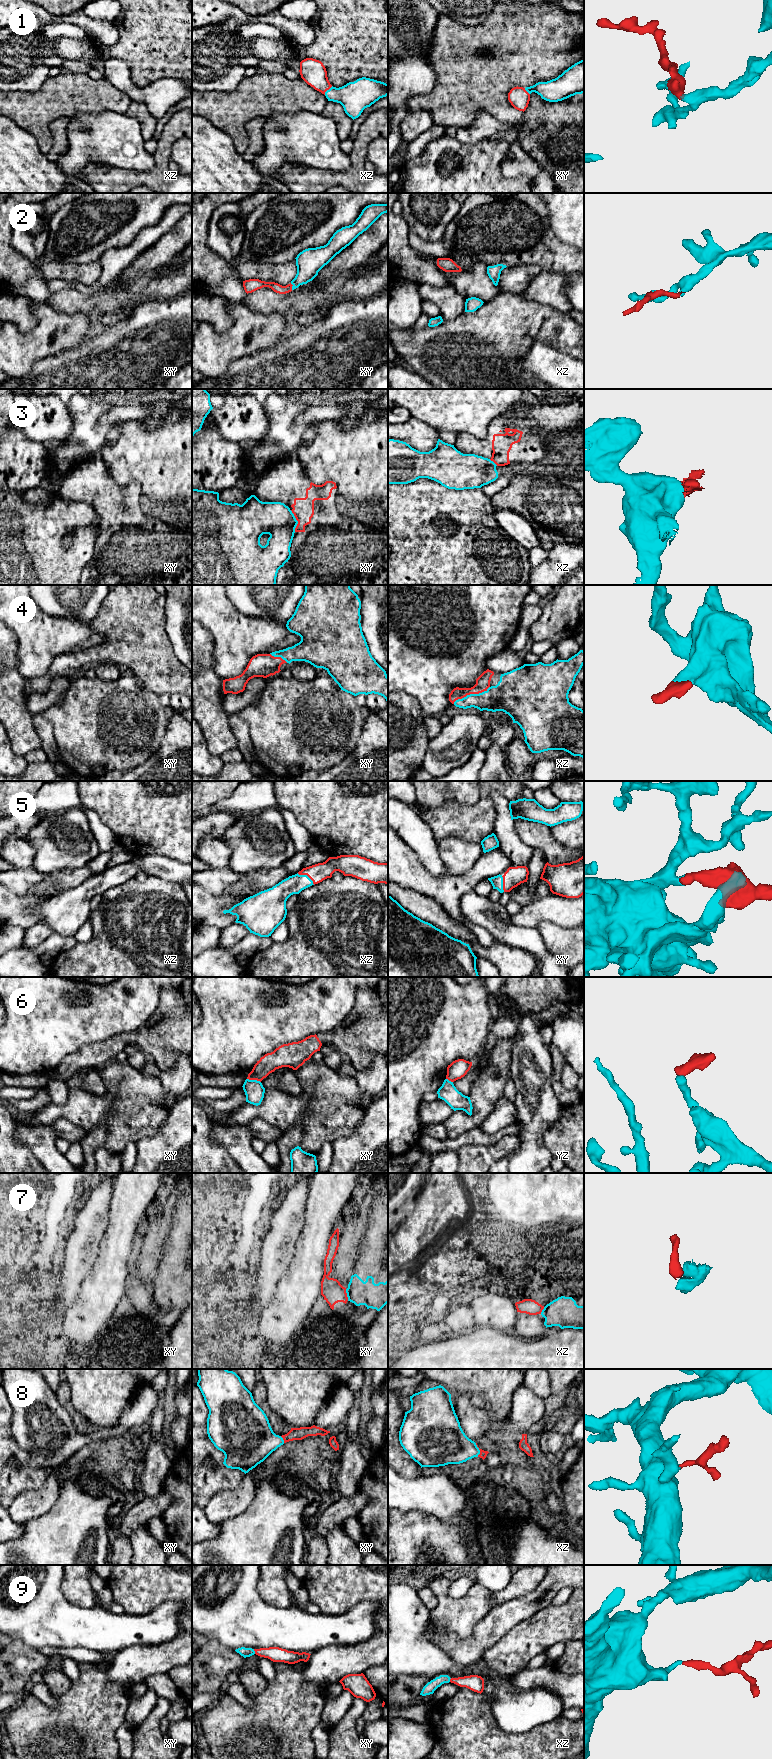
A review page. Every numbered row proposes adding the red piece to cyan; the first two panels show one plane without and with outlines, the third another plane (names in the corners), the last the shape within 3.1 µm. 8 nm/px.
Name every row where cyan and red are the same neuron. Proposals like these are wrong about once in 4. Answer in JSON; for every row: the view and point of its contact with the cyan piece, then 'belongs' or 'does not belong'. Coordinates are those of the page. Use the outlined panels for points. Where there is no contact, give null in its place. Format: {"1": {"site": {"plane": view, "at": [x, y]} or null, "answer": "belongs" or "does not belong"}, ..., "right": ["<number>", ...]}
{"1": {"site": {"plane": "xz", "at": [327, 90]}, "answer": "belongs"}, "2": {"site": {"plane": "xy", "at": [292, 286]}, "answer": "belongs"}, "3": {"site": {"plane": "xy", "at": [297, 521]}, "answer": "does not belong"}, "4": {"site": {"plane": "xz", "at": [471, 694]}, "answer": "belongs"}, "5": {"site": {"plane": "xz", "at": [306, 875]}, "answer": "belongs"}, "6": {"site": {"plane": "xy", "at": [254, 1080]}, "answer": "does not belong"}, "7": {"site": {"plane": "xy", "at": [347, 1295]}, "answer": "does not belong"}, "8": {"site": {"plane": "xz", "at": [479, 1450]}, "answer": "belongs"}, "9": {"site": {"plane": "xy", "at": [254, 1651]}, "answer": "belongs"}, "right": ["1", "2", "4", "5", "8", "9"]}

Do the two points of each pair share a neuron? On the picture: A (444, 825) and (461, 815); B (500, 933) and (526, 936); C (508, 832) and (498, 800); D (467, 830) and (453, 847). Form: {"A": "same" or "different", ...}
{"A": "same", "B": "same", "C": "same", "D": "different"}

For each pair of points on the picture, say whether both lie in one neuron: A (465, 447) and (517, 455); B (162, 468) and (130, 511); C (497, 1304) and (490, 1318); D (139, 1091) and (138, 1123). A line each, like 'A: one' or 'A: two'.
A: one
B: two
C: one
D: one

